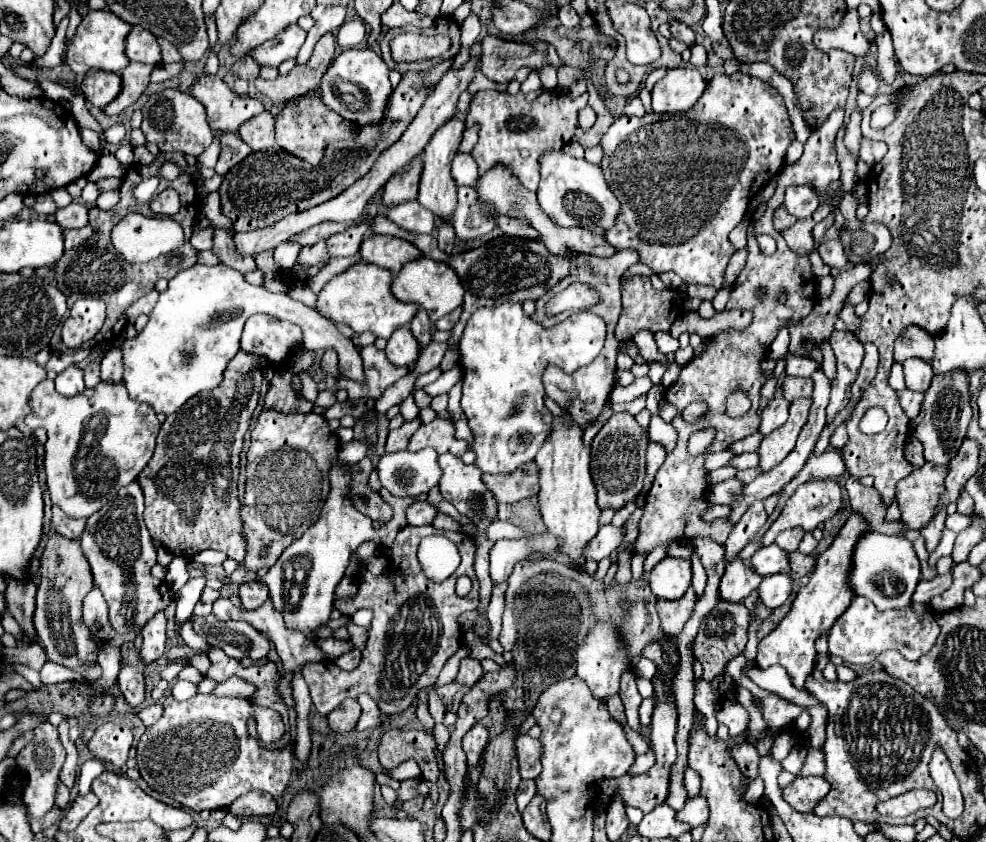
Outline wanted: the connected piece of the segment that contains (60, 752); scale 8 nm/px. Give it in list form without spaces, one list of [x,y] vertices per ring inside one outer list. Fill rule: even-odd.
[[[48,721],[38,725],[34,729],[36,737],[30,745],[26,745],[20,755],[18,755],[18,767],[22,767],[26,773],[28,773],[28,785],[24,787],[24,805],[26,805],[26,813],[28,817],[44,817],[52,807],[54,807],[54,795],[56,795],[56,789],[58,789],[58,783],[60,783],[60,769],[64,765],[64,759],[66,759],[66,751],[60,743],[60,737],[58,737],[58,731],[54,725],[50,725]]]

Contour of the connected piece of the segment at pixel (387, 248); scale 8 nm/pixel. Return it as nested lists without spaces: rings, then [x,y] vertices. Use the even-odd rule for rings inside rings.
[[[388,235],[366,237],[358,253],[364,261],[384,267],[392,273],[396,273],[404,263],[420,257],[420,251],[412,243],[398,237],[388,237]]]

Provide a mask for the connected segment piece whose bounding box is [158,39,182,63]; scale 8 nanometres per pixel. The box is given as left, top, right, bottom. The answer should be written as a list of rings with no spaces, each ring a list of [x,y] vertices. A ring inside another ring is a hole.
[[[158,39],[160,41],[160,49],[162,49],[162,61],[164,63],[172,63],[172,61],[180,61],[182,57],[180,57],[180,53],[176,51],[176,47],[172,47],[172,43],[168,43],[168,41],[164,41],[164,39]]]

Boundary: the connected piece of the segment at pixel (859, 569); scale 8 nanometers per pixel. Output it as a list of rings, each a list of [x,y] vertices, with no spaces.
[[[866,531],[860,535],[854,553],[852,567],[848,575],[848,585],[854,595],[870,599],[878,611],[906,607],[912,599],[912,591],[920,581],[920,561],[912,543],[906,537],[890,537],[876,531]]]

